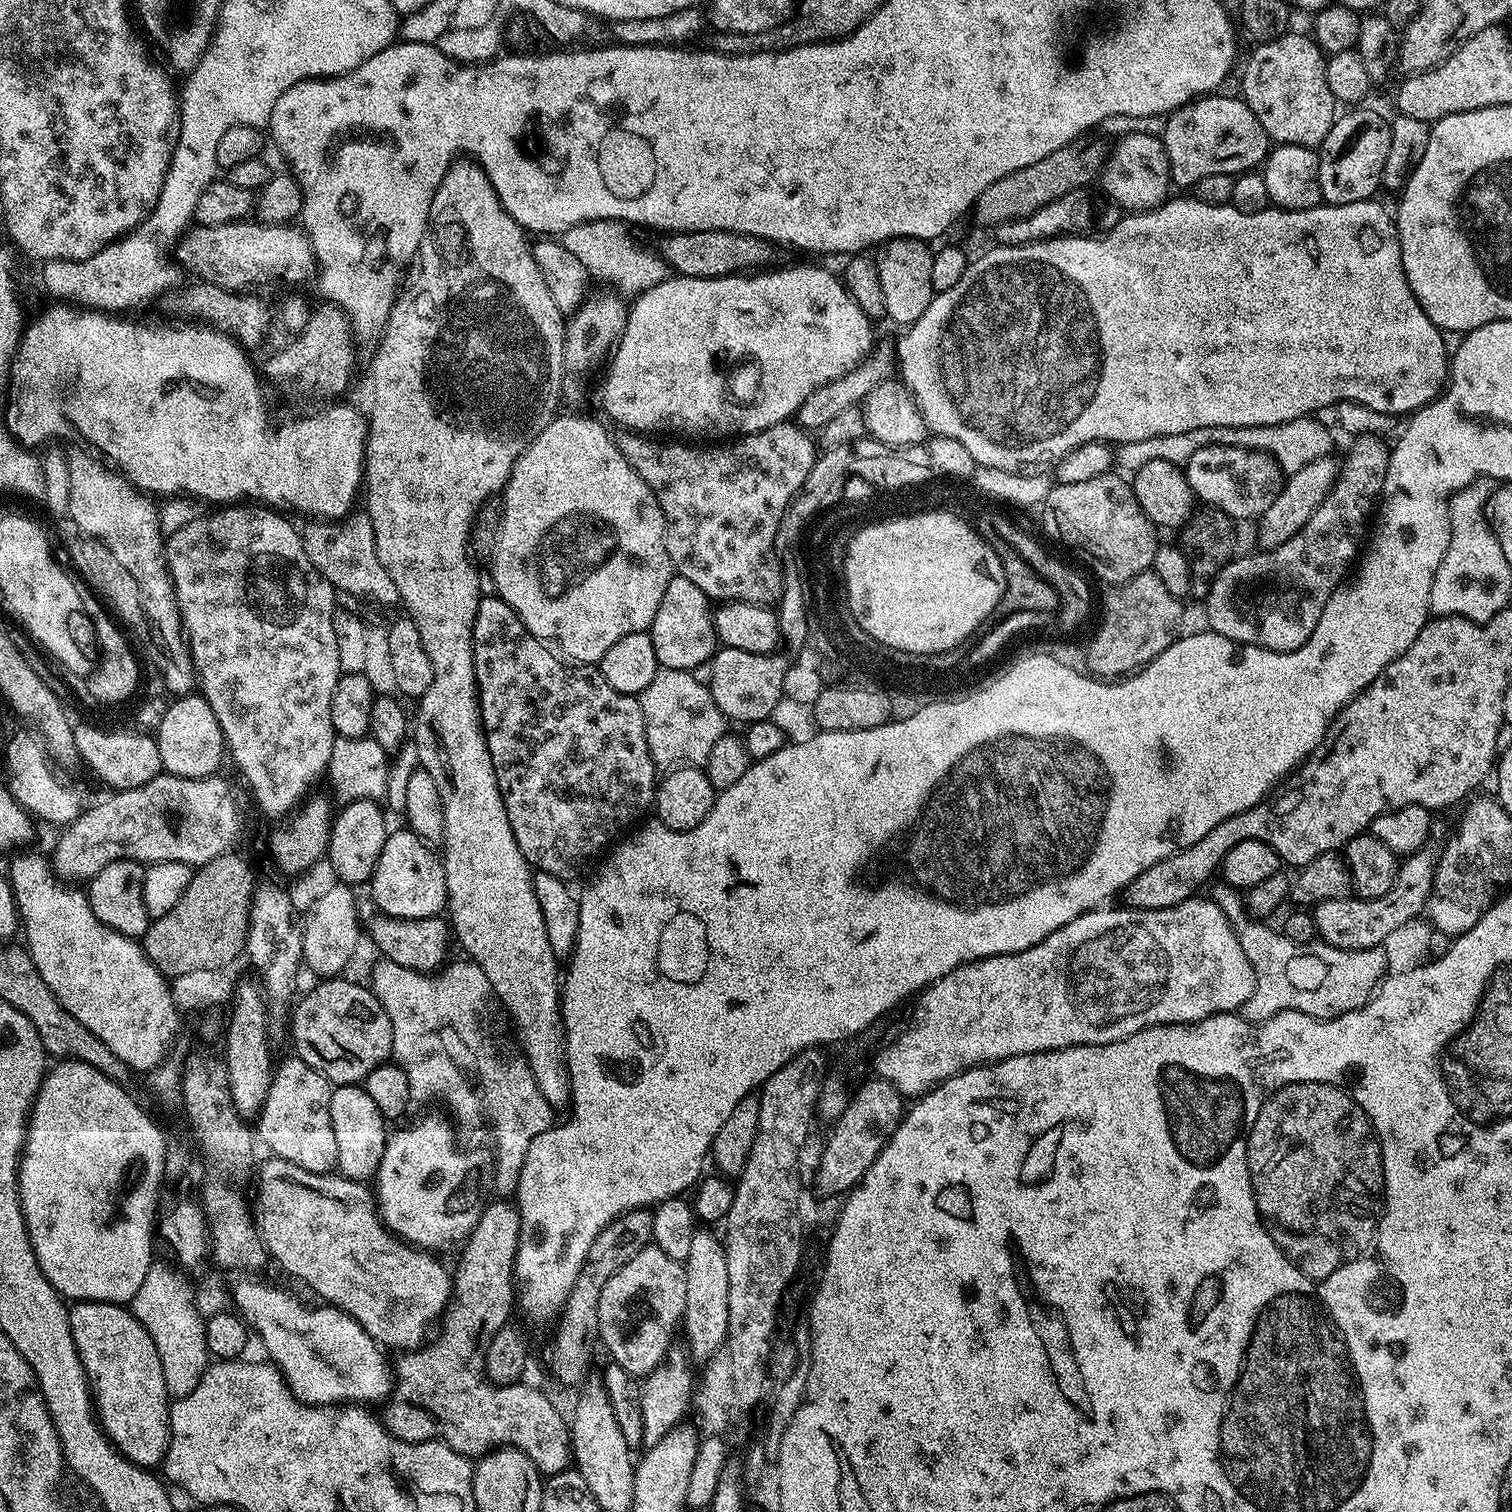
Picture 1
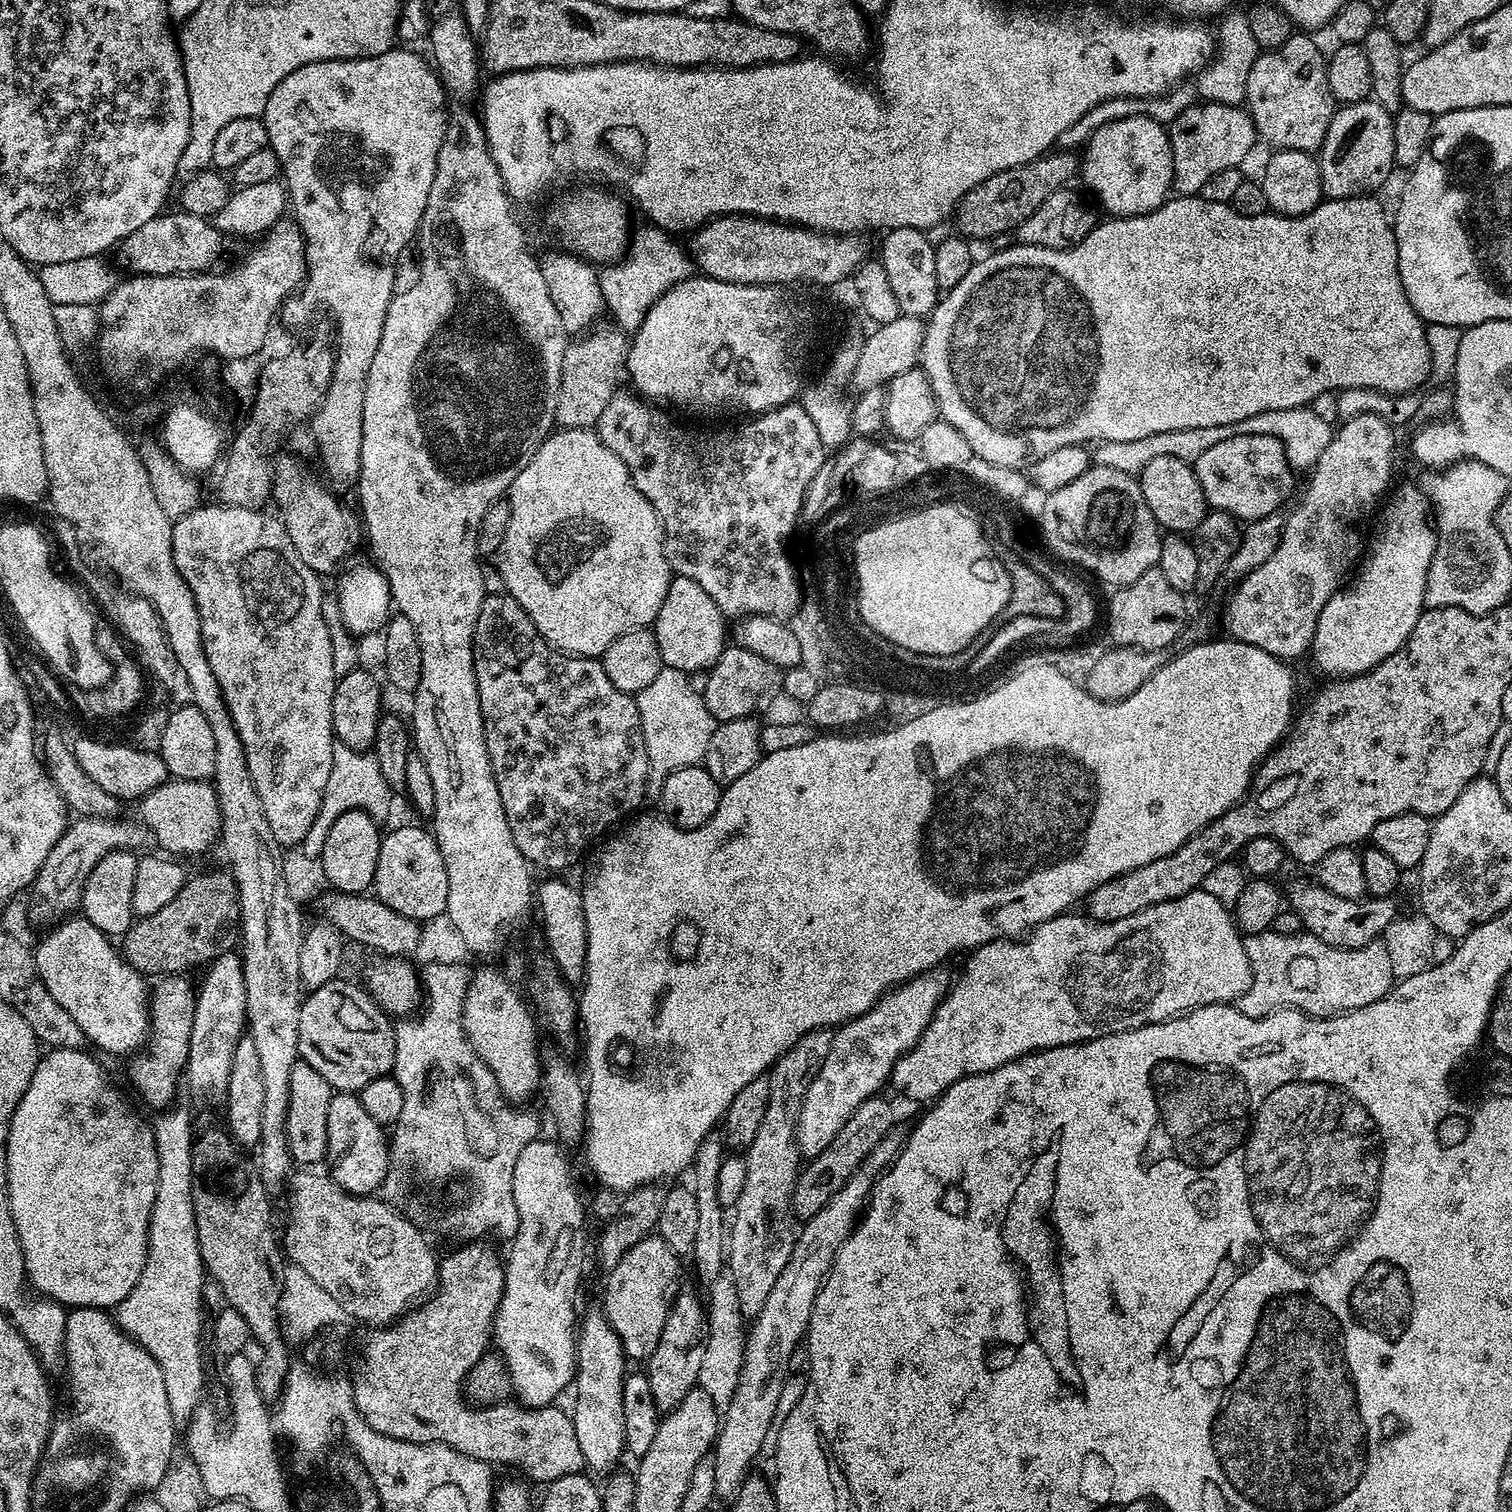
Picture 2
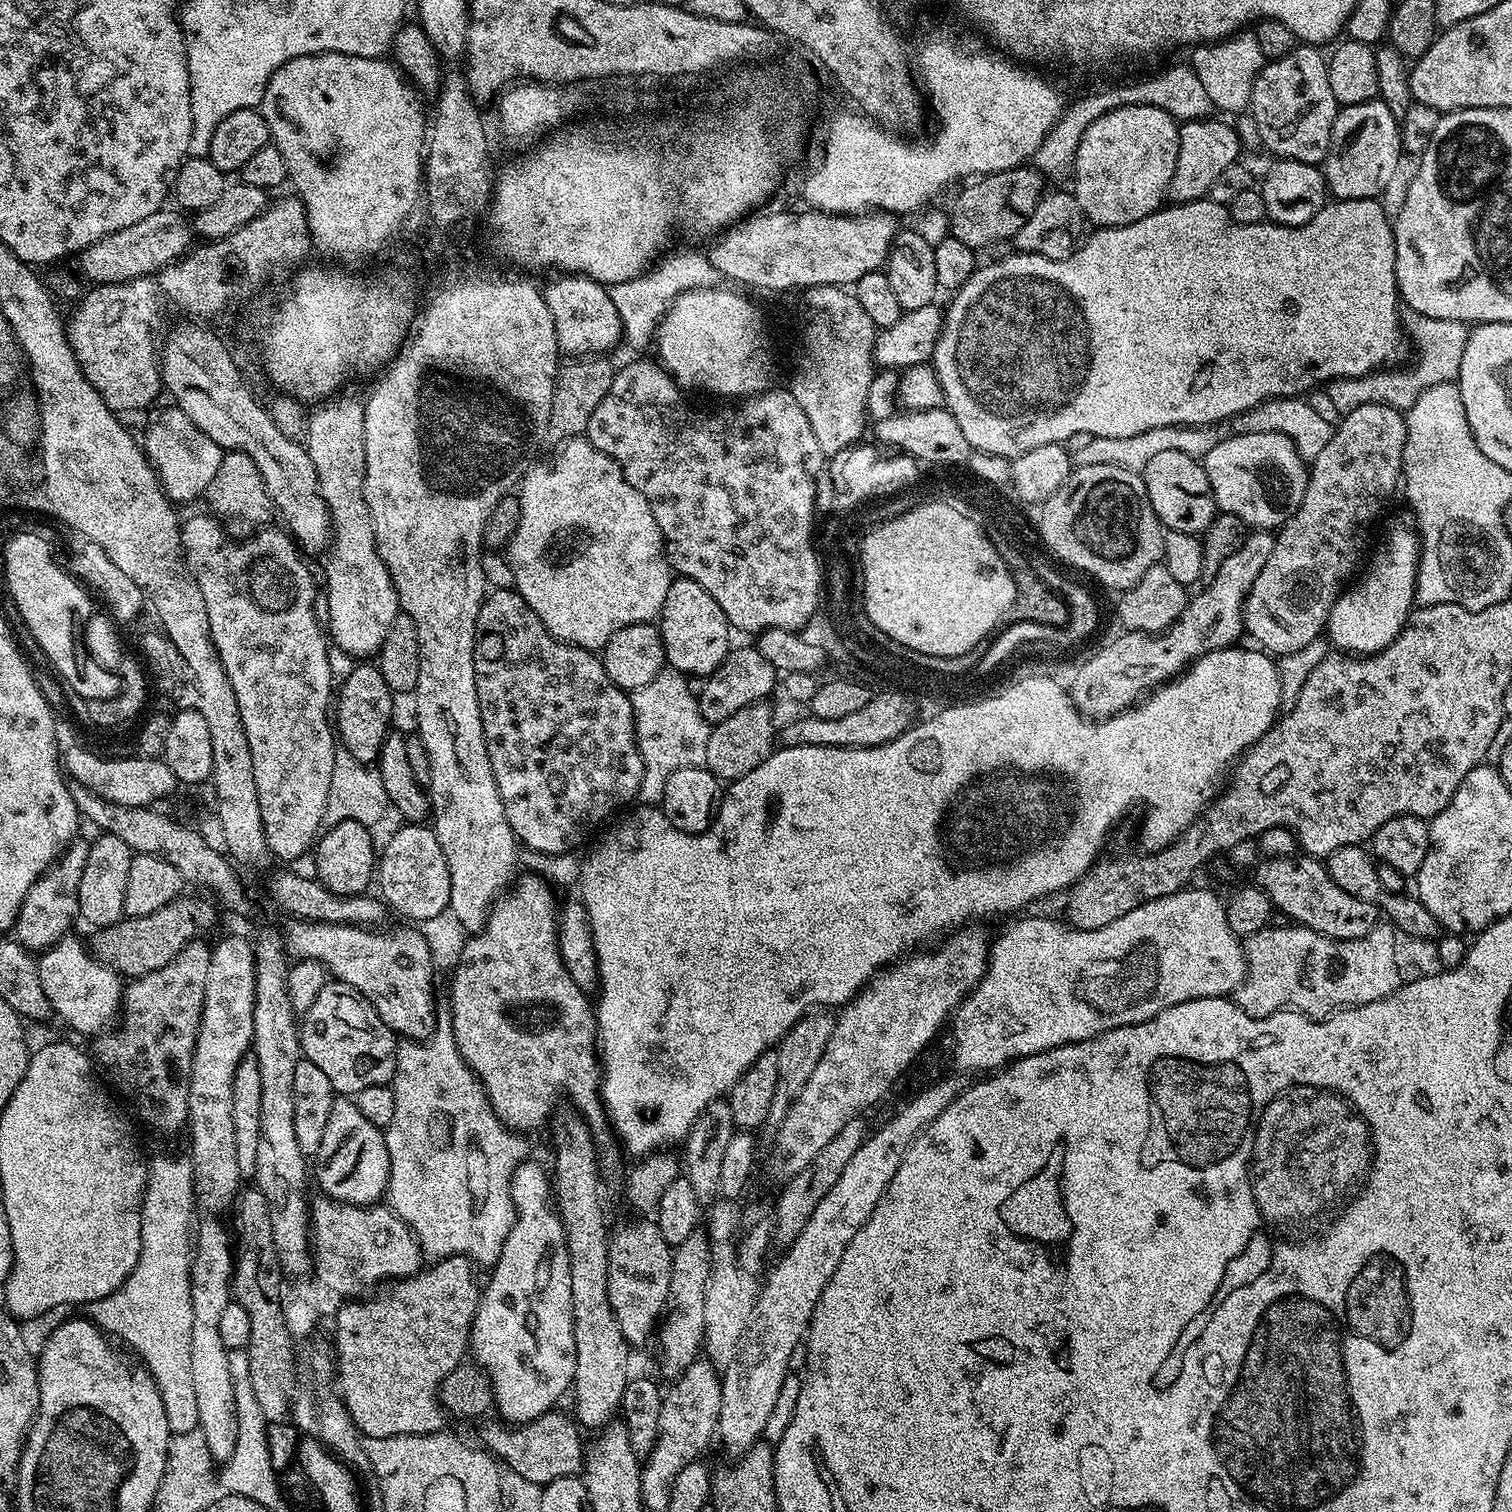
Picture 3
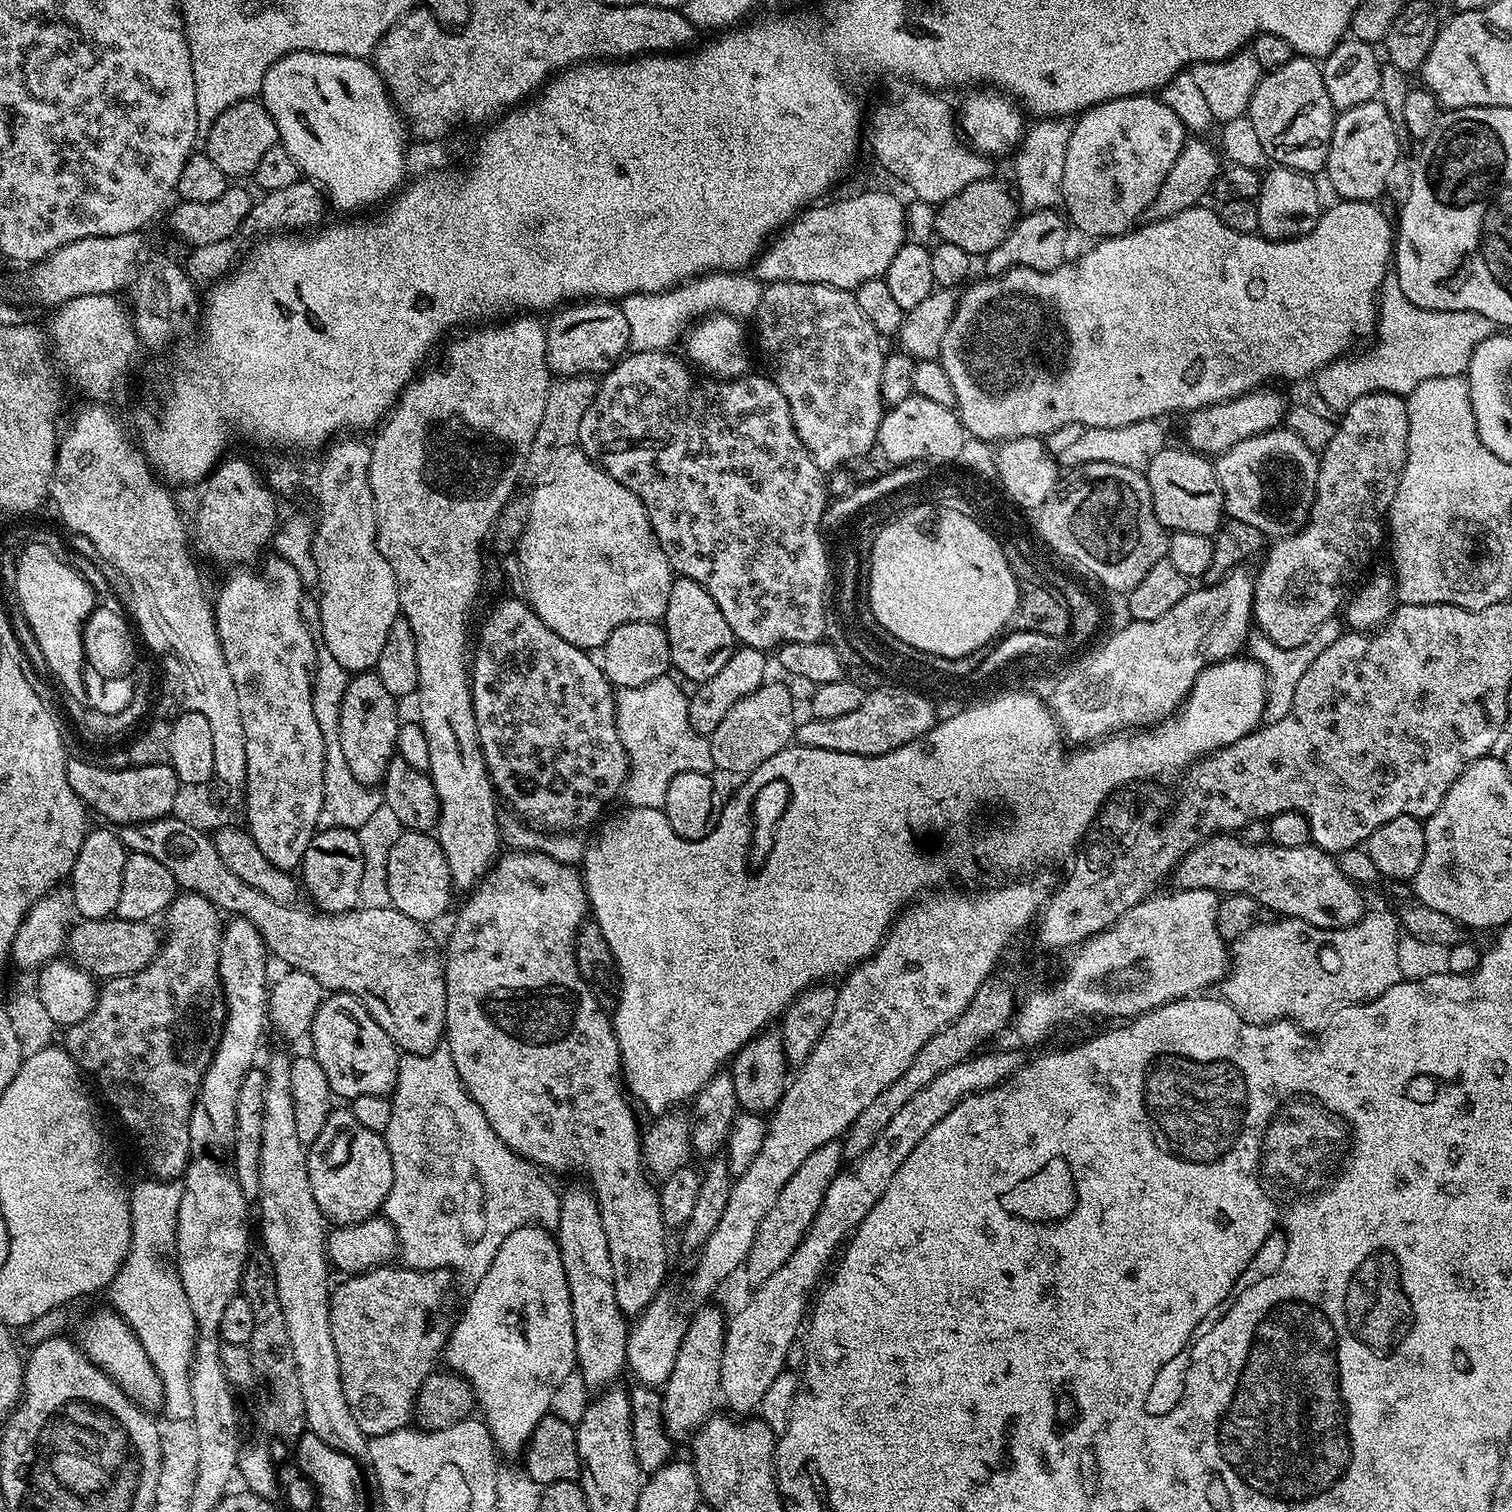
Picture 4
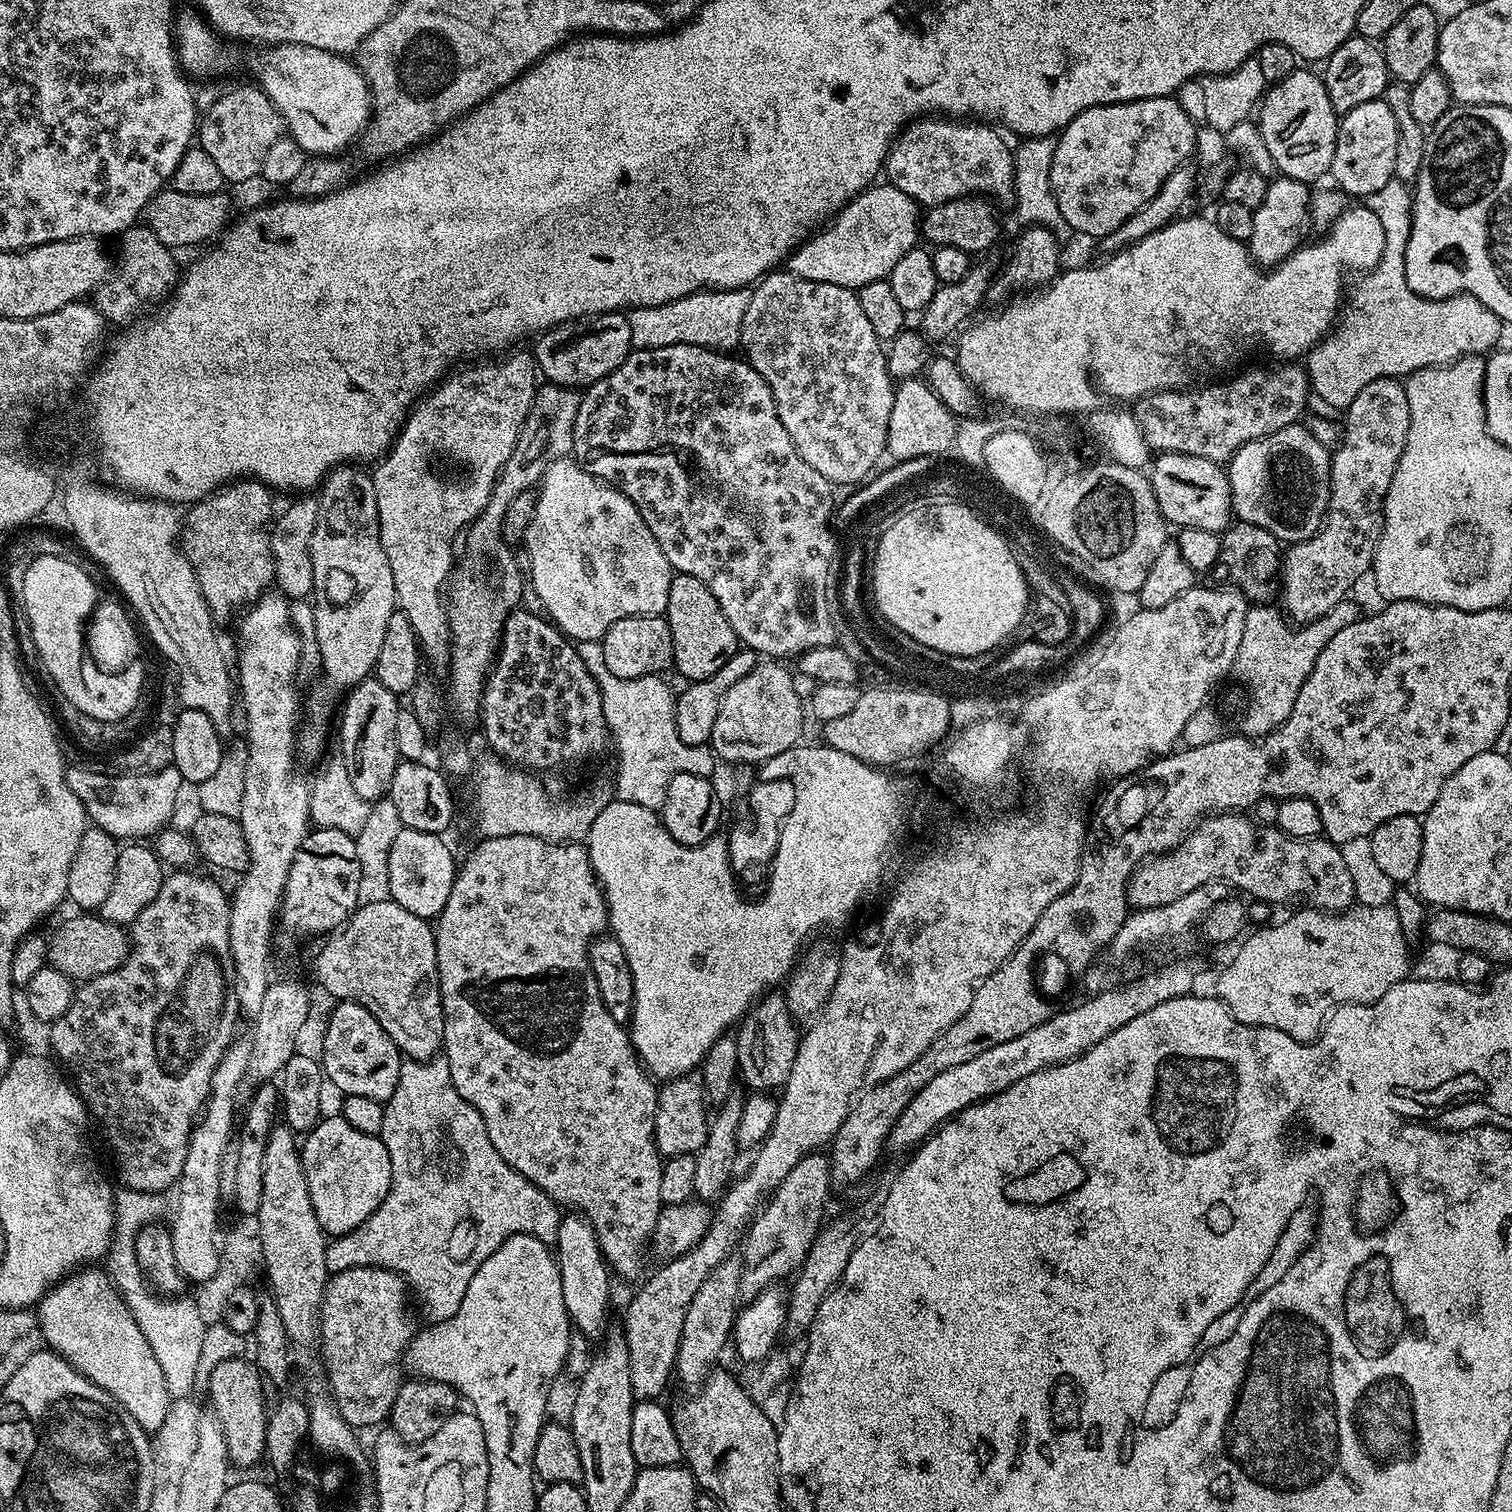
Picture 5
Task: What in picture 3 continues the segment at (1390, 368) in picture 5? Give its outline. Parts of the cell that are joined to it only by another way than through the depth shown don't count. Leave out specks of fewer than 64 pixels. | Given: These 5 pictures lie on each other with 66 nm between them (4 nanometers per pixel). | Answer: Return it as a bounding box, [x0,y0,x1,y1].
[1326,310,1469,413]

